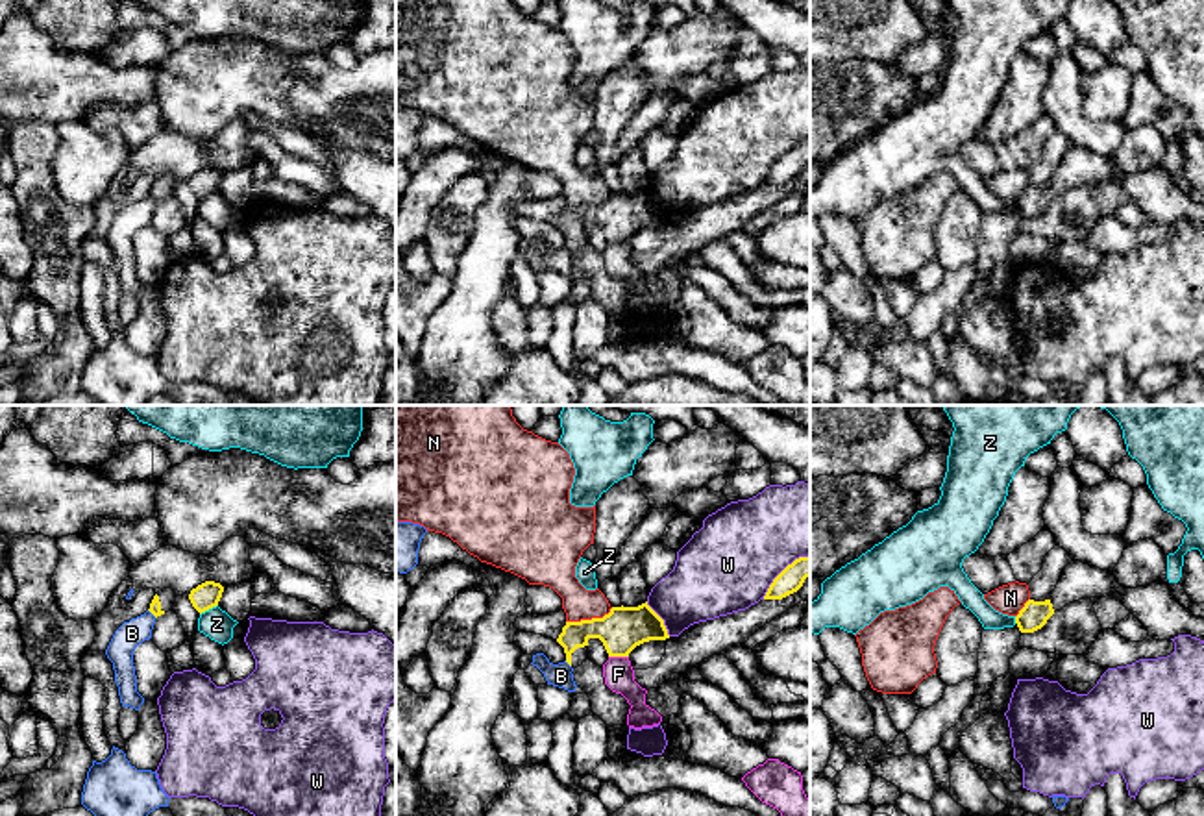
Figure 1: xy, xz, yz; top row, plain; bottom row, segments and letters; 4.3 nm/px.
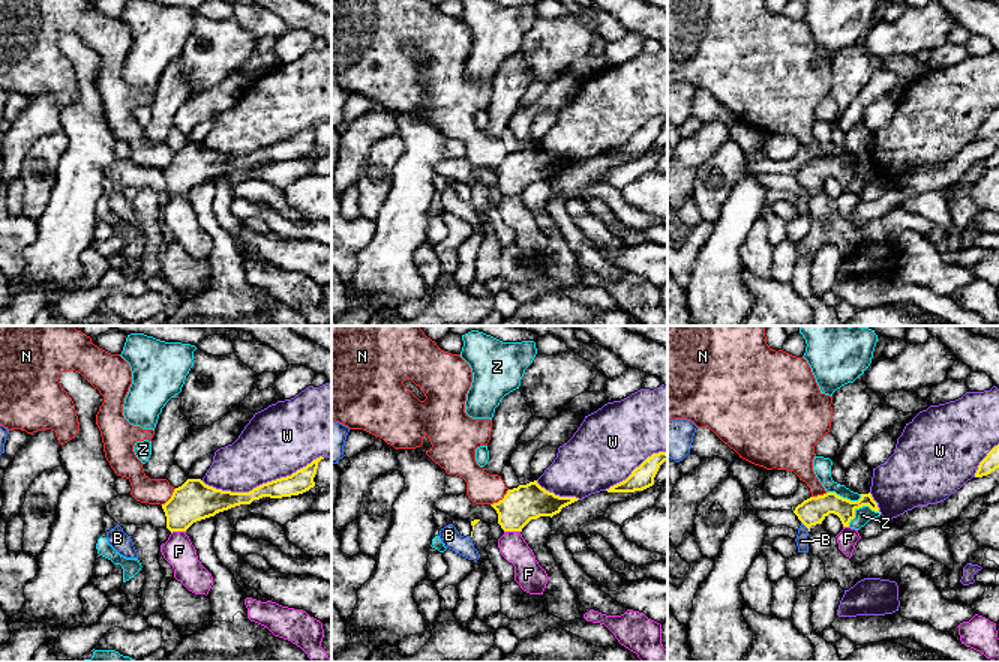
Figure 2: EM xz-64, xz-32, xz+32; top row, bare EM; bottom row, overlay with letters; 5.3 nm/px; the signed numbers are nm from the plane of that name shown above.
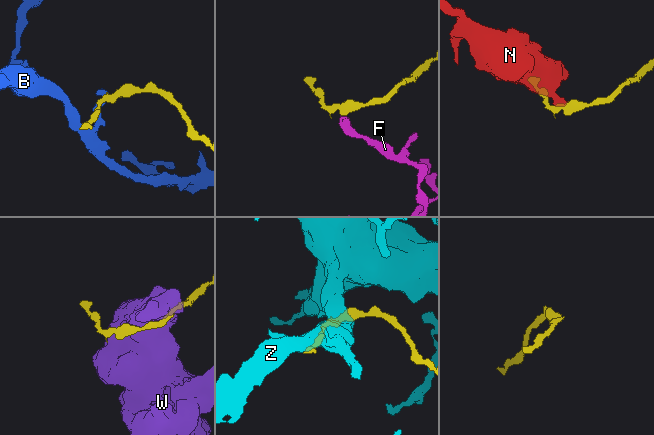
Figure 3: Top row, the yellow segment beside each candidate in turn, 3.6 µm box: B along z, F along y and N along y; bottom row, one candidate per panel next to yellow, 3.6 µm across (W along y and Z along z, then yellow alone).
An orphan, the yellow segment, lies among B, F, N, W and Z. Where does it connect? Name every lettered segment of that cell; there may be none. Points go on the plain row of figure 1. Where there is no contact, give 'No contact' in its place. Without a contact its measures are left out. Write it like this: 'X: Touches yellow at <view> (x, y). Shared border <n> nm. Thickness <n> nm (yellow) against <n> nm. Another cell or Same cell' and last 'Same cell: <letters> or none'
B: Touches yellow at xy (152, 198). Shared border 50 nm. Thickness 50 nm (yellow) against 120 nm. Another cell
F: Touches yellow at xz (618, 241). Shared border 90 nm. Thickness 190 nm (yellow) against 130 nm. Another cell
N: Touches yellow at xz (589, 206). Shared border 220 nm. Thickness 190 nm (yellow) against 150 nm. Another cell
W: Touches yellow at xz (661, 204). Shared border 190 nm. Thickness 190 nm (yellow) against 320 nm. Another cell
Z: Touches yellow at xy (208, 195). Shared border 90 nm. Thickness 120 nm (yellow) against 140 nm. Another cell
Same cell: none

